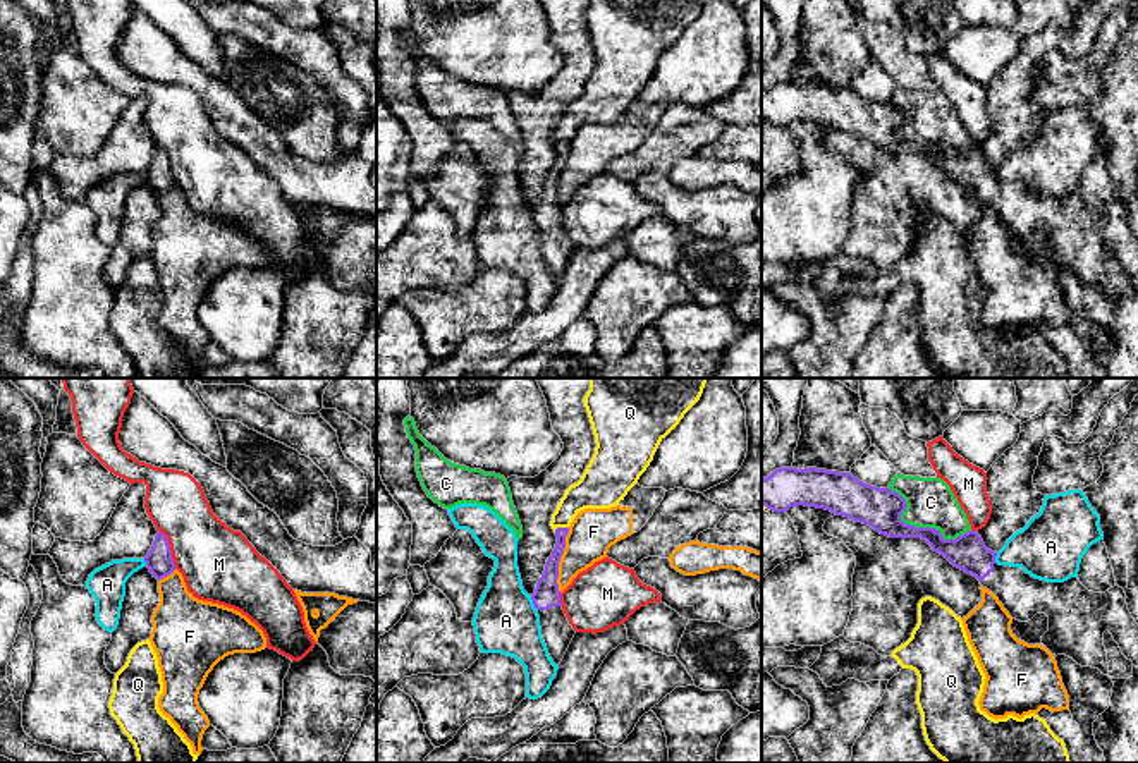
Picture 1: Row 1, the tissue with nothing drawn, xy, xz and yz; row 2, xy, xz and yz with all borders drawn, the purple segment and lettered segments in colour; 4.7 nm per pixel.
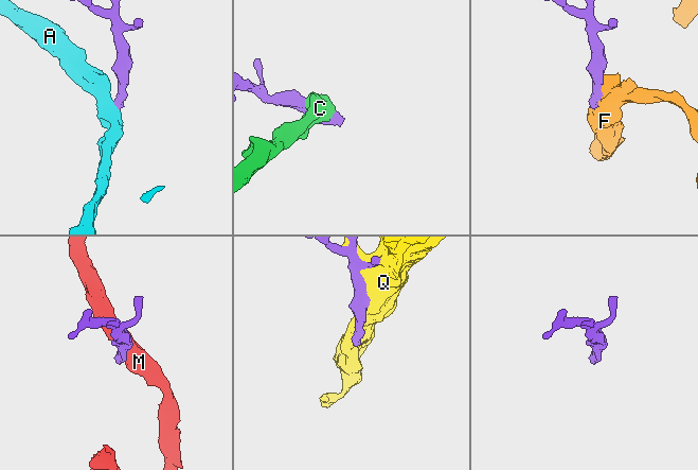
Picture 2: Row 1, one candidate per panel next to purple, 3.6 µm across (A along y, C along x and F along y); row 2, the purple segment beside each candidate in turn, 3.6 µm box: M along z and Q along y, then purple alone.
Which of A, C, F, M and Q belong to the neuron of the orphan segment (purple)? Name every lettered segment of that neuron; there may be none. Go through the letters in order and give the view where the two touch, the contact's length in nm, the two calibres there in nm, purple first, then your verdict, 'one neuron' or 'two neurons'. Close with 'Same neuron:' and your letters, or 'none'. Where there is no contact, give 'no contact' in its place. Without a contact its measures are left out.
A: xz | 90 nm | 120/300 nm | two neurons
C: yz | 440 nm | 190/220 nm | two neurons
F: xz | 300 nm | 120/220 nm | two neurons
M: xy | 200 nm | 120/360 nm | two neurons
Q: xz | 80 nm | 80/190 nm | two neurons
Same neuron: none

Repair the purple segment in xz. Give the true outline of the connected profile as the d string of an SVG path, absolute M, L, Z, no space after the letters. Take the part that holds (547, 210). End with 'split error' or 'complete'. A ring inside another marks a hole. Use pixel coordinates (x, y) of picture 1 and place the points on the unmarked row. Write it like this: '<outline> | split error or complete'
M557 143L557 158L545 179L545 186L536 198L535 208L531 210L533 220L540 230L541 253L547 259L548 270L555 280L559 280L576 249L569 239L557 199L559 177L566 163L566 151L569 143Z | split error

